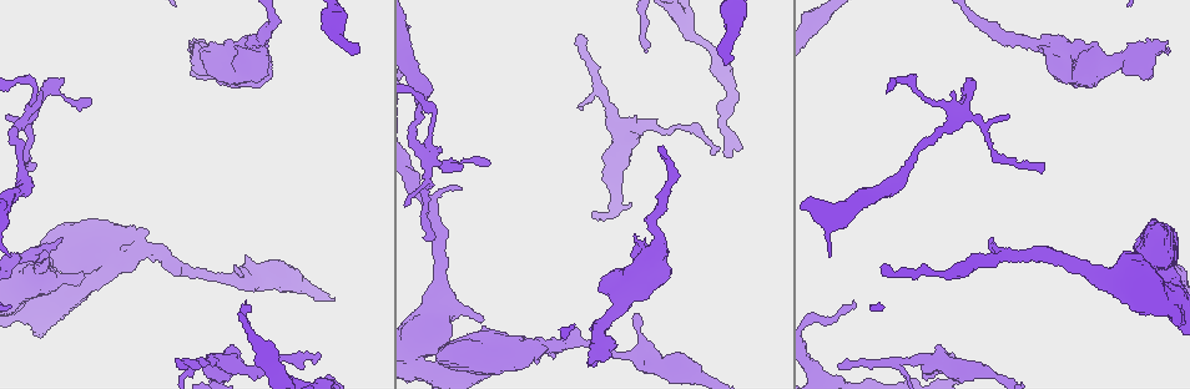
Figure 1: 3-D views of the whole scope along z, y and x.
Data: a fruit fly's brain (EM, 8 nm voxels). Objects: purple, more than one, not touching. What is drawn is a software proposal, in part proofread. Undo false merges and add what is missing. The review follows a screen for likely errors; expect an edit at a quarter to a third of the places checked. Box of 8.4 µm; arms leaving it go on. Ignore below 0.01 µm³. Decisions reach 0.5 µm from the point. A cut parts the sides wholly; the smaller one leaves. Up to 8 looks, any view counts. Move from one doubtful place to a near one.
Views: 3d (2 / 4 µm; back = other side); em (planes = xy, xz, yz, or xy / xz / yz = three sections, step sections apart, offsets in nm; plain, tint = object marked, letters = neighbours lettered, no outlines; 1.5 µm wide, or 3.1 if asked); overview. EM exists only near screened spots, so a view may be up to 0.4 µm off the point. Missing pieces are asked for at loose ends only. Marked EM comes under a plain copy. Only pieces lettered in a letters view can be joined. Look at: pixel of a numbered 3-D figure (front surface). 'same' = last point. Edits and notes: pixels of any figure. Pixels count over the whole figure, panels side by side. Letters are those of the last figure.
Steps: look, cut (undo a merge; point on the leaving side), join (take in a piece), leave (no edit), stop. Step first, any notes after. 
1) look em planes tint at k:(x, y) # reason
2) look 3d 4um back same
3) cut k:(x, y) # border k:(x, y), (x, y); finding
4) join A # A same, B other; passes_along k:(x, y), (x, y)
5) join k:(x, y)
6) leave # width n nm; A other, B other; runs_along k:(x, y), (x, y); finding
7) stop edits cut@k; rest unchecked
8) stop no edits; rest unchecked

look 3d 4um at 1:(960, 118)

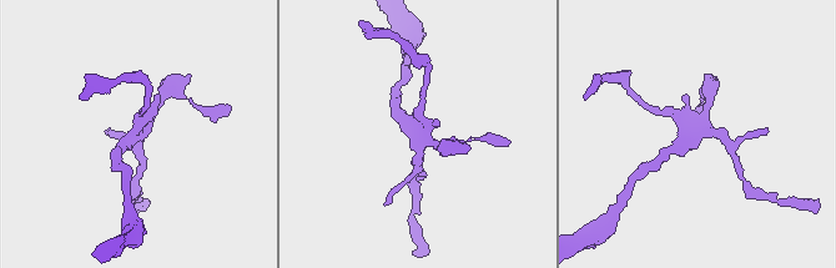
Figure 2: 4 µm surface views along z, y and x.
look em planes tint at 2:(697, 134) # arms 4; need the tissue

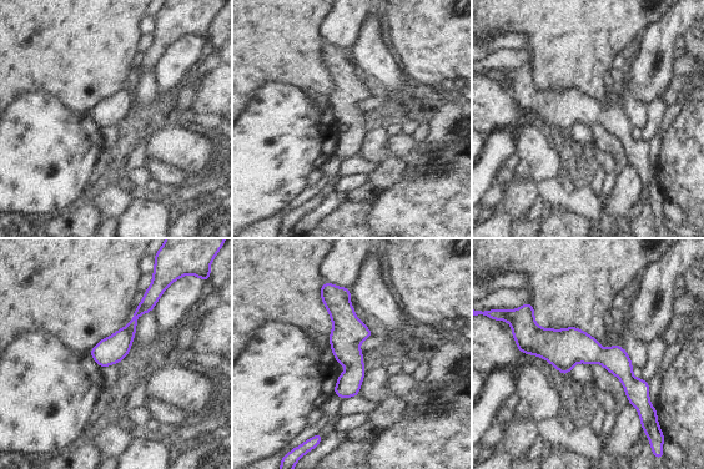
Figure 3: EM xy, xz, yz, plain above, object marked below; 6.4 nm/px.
look em planes letters same # what lies round it

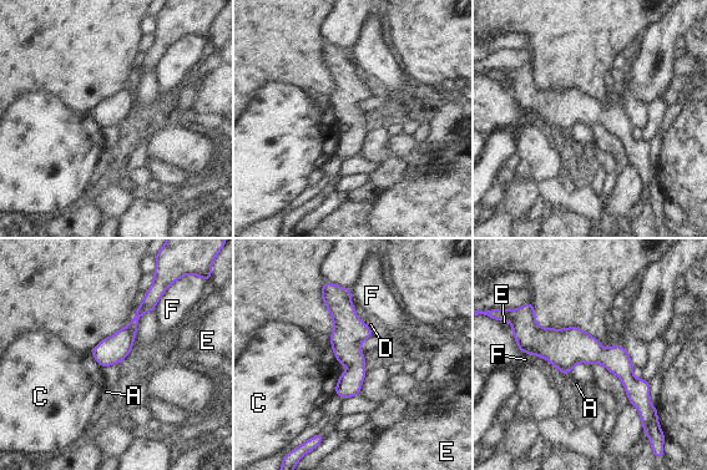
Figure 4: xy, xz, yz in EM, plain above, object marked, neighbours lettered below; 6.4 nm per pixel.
leave # A other, C other, D other, E other, F other; border 4:(363, 322), (374, 333); one neuron here

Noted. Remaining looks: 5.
look 3d 4um at 1:(61, 238) # free end

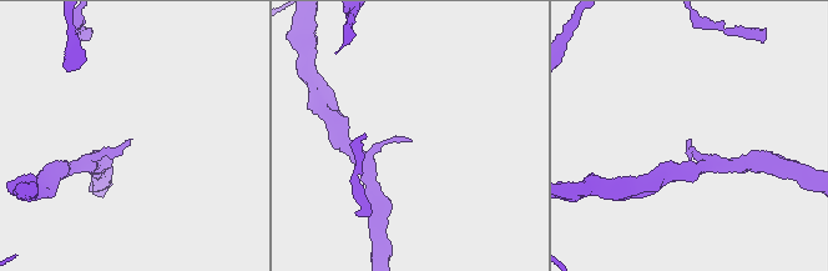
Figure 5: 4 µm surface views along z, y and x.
look em planes letters at 5:(691, 141) # need the tissue

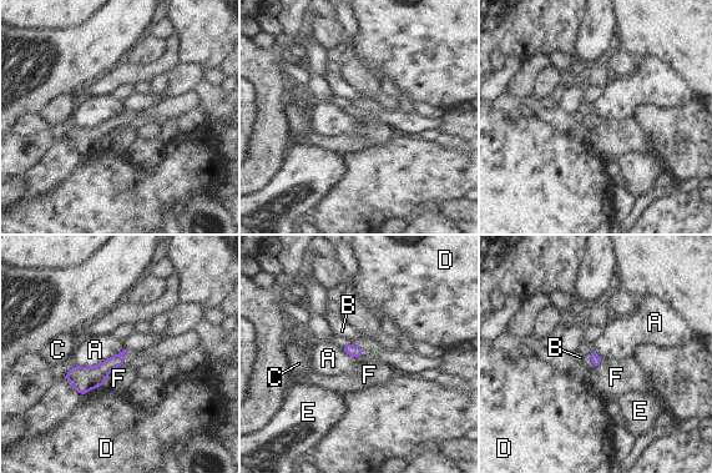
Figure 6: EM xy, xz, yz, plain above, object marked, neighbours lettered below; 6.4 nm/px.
leave # A other, B other, C other, D other, E other, F other; border 6:(124, 350), (95, 366), (75, 366); no lettered piece goes on from it

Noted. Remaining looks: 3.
look 3d 2um at 1:(646, 52) # end of a long branch

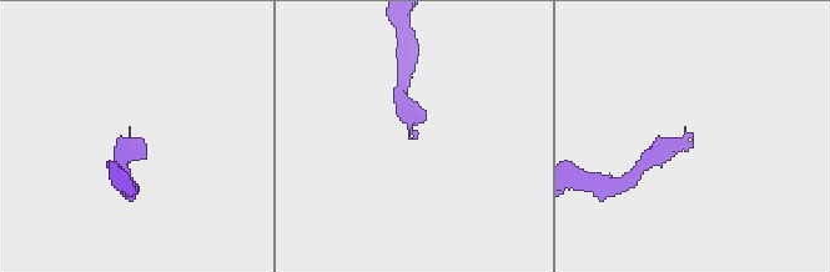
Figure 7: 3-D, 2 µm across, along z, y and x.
look em yz step 4 tint at 7:(687, 150) # now the EM

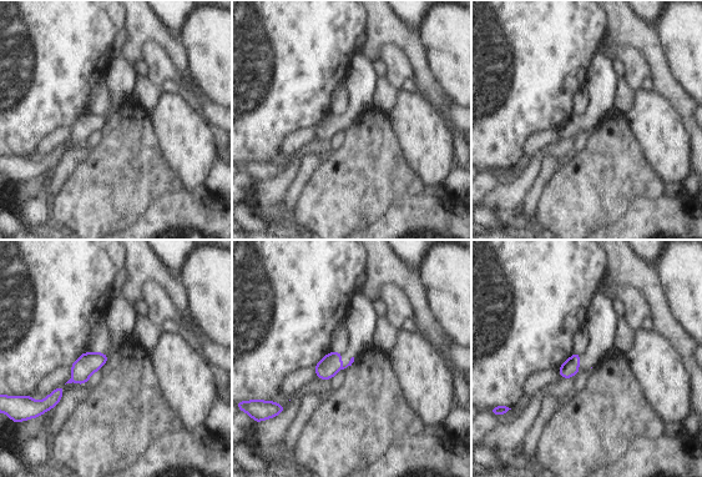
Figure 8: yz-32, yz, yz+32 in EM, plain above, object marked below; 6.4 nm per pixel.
look em planes letters same # cut it another way

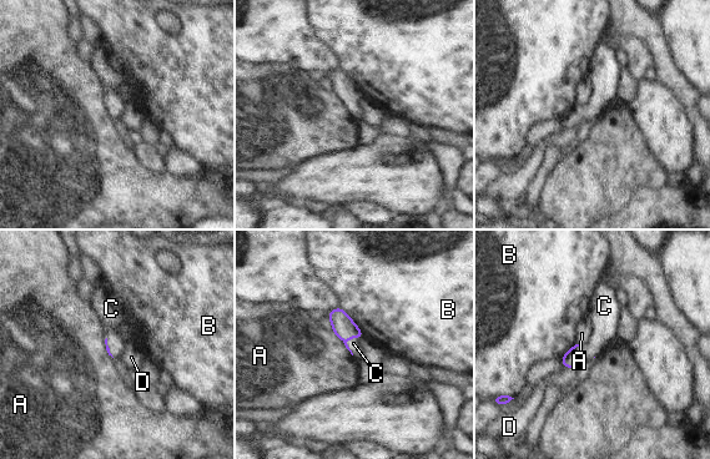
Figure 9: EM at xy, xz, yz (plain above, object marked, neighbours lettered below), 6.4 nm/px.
join C # A other, B other, C same, D other; passes_along 9:(342, 324), (347, 346), (353, 343); the neuron continues

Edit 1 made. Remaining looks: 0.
stop edits join@9; rest unchecked

